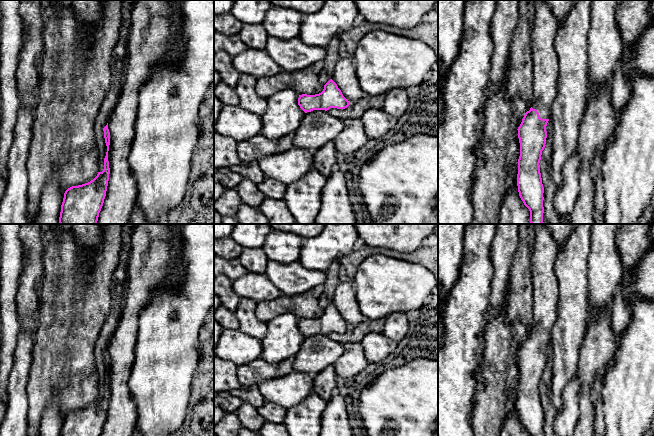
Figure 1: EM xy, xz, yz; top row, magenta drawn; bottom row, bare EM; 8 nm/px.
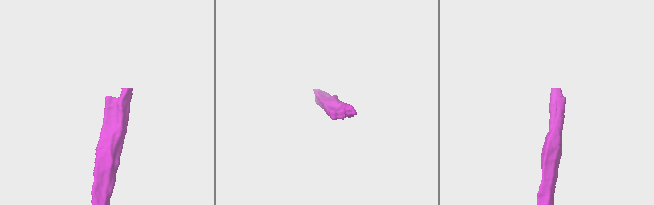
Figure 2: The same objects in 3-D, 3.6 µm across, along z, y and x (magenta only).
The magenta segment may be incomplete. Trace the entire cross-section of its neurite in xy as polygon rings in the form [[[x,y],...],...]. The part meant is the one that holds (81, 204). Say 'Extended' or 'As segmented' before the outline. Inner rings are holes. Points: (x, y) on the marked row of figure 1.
As segmented. [[[108,123],[103,128],[105,143],[107,146],[104,158],[104,169],[88,183],[72,186],[64,193],[60,224],[97,224],[99,213],[106,196],[109,181],[108,151],[110,145],[110,132]]]

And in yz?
Extended. [[[535,0],[535,23],[531,35],[534,63],[532,107],[518,127],[520,156],[517,186],[524,205],[530,211],[530,223],[543,223],[544,187],[540,160],[545,148],[546,126],[551,119],[552,103],[557,94],[557,55],[554,39],[558,24],[544,0]]]

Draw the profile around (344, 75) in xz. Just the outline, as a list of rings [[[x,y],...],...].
[[[352,57],[339,59],[331,74],[331,79],[350,103],[357,102],[366,95],[360,88]]]

